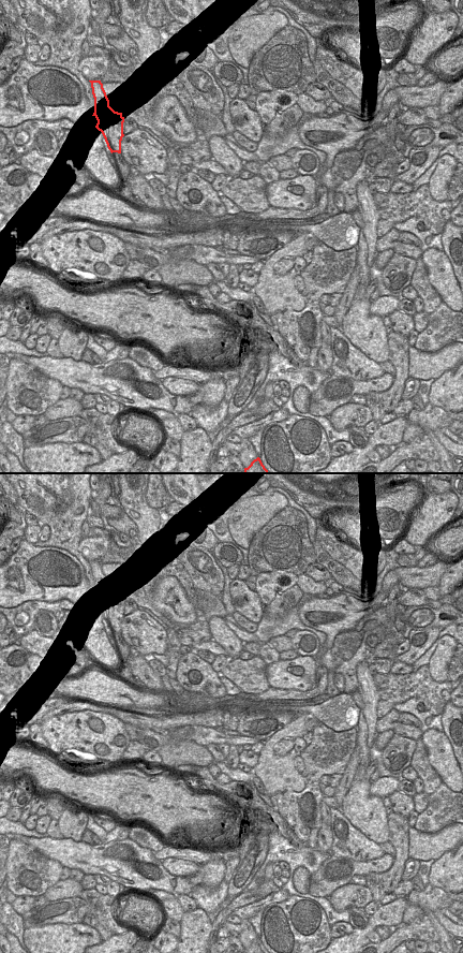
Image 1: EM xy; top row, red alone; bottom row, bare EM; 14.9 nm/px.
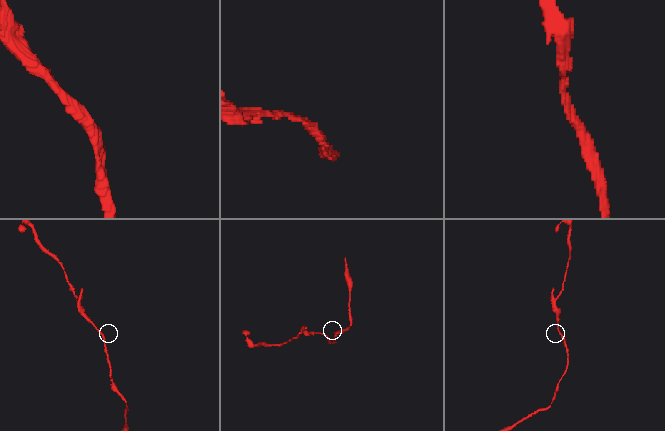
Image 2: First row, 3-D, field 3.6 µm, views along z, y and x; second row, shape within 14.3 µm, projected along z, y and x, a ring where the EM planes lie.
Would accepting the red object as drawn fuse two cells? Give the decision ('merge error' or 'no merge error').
no merge error

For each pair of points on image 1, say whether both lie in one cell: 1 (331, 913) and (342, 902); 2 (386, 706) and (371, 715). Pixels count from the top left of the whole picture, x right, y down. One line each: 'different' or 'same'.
1: different
2: different

